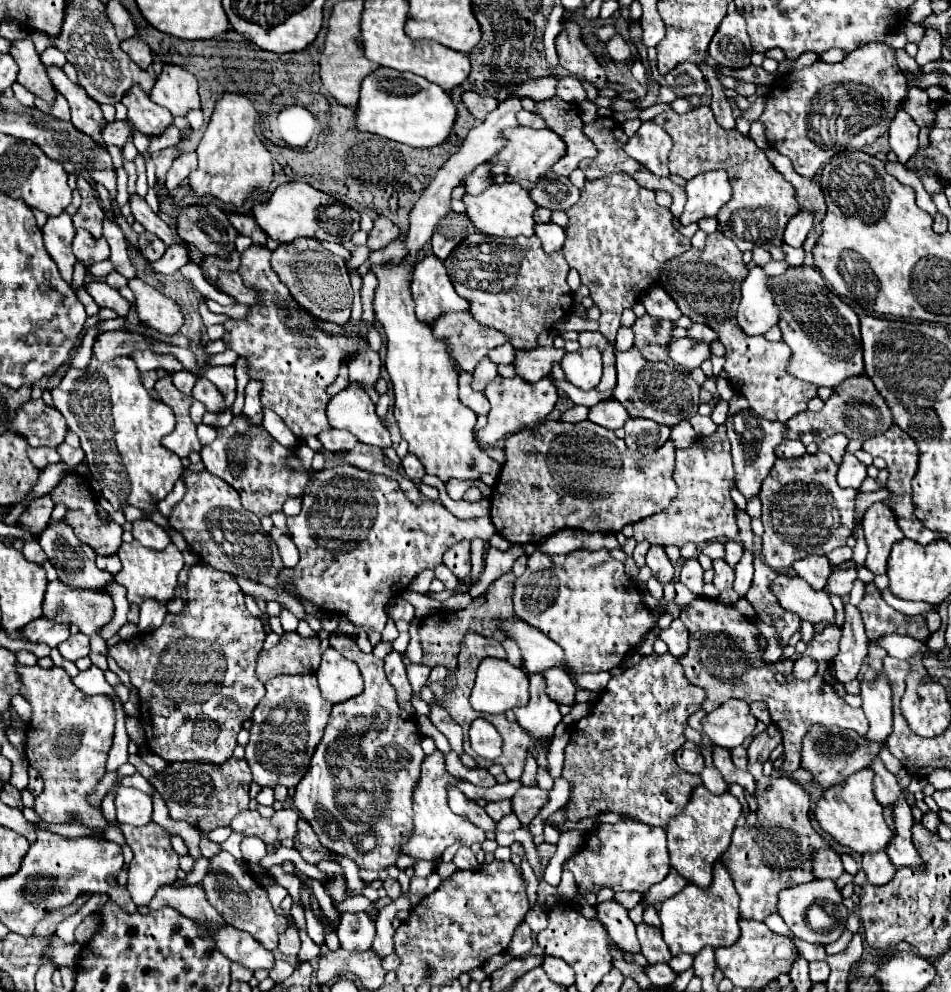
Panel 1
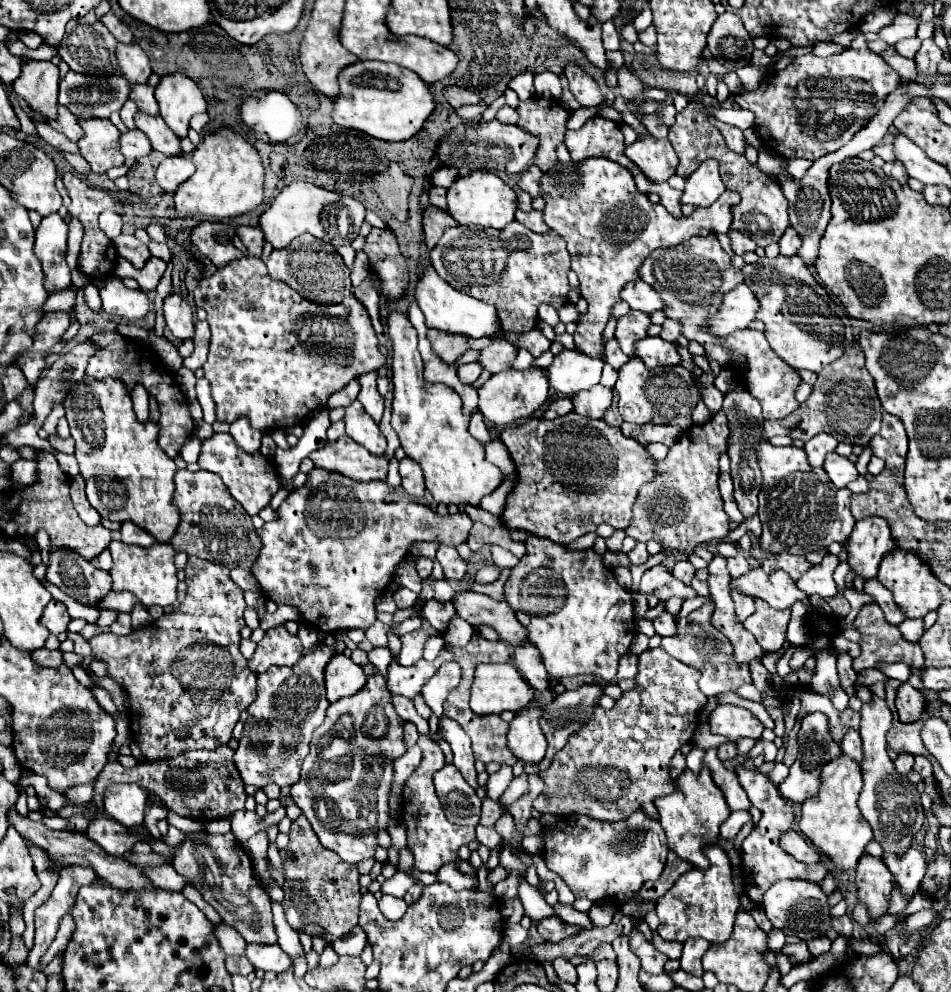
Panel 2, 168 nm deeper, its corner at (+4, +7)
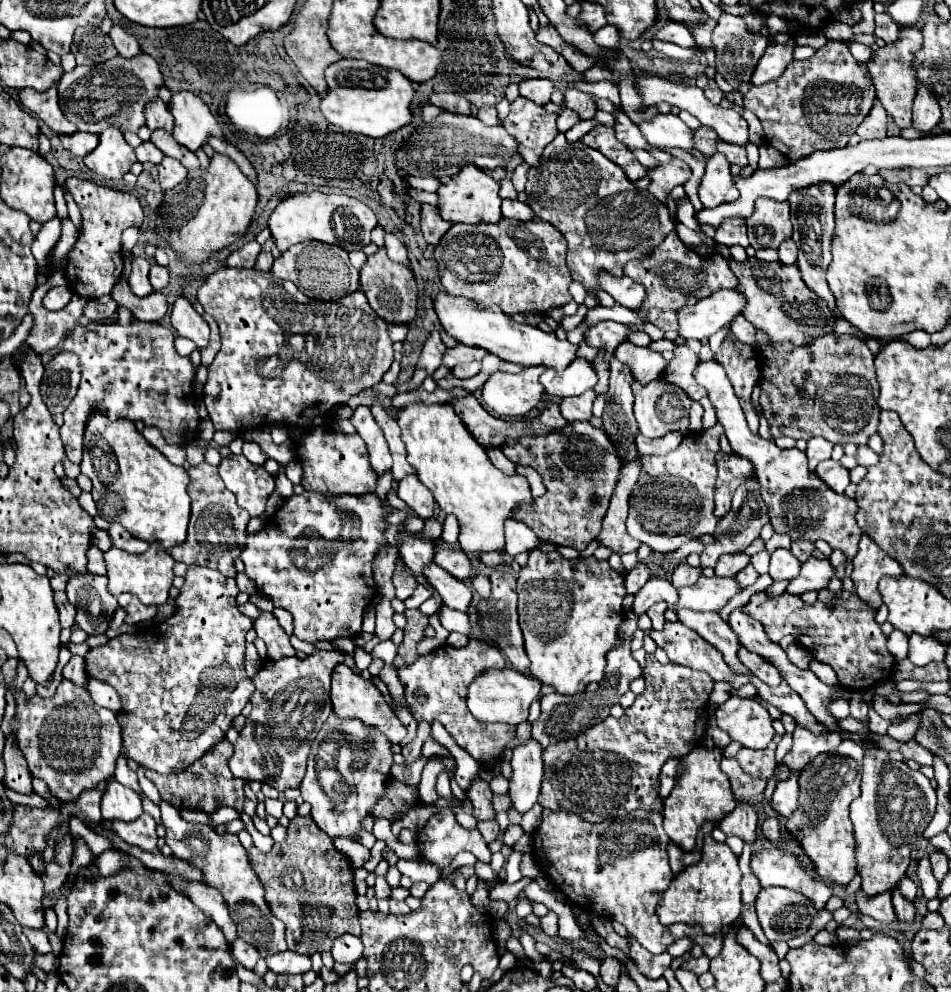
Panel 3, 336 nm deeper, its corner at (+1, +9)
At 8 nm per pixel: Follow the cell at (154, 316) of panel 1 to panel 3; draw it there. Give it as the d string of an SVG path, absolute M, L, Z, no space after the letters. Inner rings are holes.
M177 298L171 310L171 326L183 338L189 338L197 344L197 348L205 348L209 342L209 326L195 312L187 298Z

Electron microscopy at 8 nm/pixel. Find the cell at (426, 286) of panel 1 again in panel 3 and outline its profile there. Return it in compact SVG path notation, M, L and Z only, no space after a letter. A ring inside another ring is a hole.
M439 292L433 300L433 308L439 316L441 328L453 336L461 344L469 346L479 346L489 350L491 354L513 362L513 364L523 364L523 366L535 366L535 364L545 364L547 368L565 368L571 364L575 358L577 346L571 346L567 340L557 340L555 334L547 334L537 326L531 324L519 324L515 322L509 314L499 310L499 306L491 308L479 308L475 300L471 298L461 298L453 296L447 292Z

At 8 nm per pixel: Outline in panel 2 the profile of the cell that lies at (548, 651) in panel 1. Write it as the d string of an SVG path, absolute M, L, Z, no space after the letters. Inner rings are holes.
M472 590L456 592L450 602L454 604L454 610L460 618L470 622L472 626L492 626L504 642L510 646L518 646L528 642L524 626L518 624L516 614L506 602L496 602L490 596L476 594Z

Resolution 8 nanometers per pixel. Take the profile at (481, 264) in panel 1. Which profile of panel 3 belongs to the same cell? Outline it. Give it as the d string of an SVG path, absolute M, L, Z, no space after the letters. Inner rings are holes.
M503 218L499 224L477 224L477 226L453 224L443 236L443 240L435 246L435 260L439 266L443 288L455 296L467 296L477 304L481 304L483 308L497 304L509 316L517 312L545 314L549 308L565 306L567 302L571 302L569 284L573 278L565 264L565 250L567 242L563 234L555 230L551 224L539 218L533 218L529 222Z

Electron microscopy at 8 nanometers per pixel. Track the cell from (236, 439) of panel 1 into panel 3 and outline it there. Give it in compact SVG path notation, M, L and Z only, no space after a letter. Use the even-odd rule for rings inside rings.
M231 454L221 458L219 476L237 496L239 506L243 506L251 516L263 514L265 502L275 488L275 478L263 466L247 462L243 454Z

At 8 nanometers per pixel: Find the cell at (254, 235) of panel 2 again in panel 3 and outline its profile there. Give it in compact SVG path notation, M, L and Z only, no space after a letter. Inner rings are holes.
M265 242L259 256L257 256L257 262L255 262L255 270L271 270L271 264L273 264L273 256L271 256L271 246L273 242Z

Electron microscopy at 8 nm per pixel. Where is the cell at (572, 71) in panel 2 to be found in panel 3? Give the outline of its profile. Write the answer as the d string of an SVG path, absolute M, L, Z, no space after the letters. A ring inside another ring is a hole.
M565 90L565 106L577 110L583 120L593 118L597 112L595 98L587 92L581 92L581 90Z

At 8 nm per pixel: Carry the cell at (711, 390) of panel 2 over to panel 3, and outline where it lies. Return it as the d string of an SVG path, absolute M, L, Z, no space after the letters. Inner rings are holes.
M681 344L675 348L673 360L669 362L667 370L663 372L663 378L667 382L675 382L679 388L687 390L691 400L701 400L703 396L707 396L707 390L703 390L703 386L699 386L693 378L693 372L699 366L699 362L701 362L699 356L687 344Z

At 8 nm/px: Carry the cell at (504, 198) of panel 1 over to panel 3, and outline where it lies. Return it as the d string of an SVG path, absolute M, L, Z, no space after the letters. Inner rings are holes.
M467 164L459 174L449 178L439 190L439 212L443 220L449 222L463 222L463 224L497 224L501 214L501 196L499 196L499 182L495 182L489 174L485 174L481 168Z

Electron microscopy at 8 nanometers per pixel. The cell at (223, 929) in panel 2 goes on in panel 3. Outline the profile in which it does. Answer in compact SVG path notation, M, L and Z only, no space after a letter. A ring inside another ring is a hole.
M237 938L237 940L233 942L233 956L235 956L245 968L253 968L255 962L259 960L259 952L257 952L251 944L247 944L245 940L241 940L241 938Z

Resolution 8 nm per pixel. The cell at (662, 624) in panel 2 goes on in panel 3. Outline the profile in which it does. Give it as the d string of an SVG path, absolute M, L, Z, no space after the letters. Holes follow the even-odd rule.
M659 602L655 606L651 606L651 610L647 610L651 622L653 622L653 630L663 630L663 624L665 624L665 618L663 618L663 612L667 610L667 604L665 602Z

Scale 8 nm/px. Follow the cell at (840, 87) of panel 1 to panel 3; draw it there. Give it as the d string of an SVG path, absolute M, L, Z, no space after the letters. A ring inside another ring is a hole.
M829 40L807 60L791 60L785 72L763 86L751 86L743 102L763 124L767 144L795 162L815 150L847 146L855 128L877 100L873 78L853 60L845 42Z

